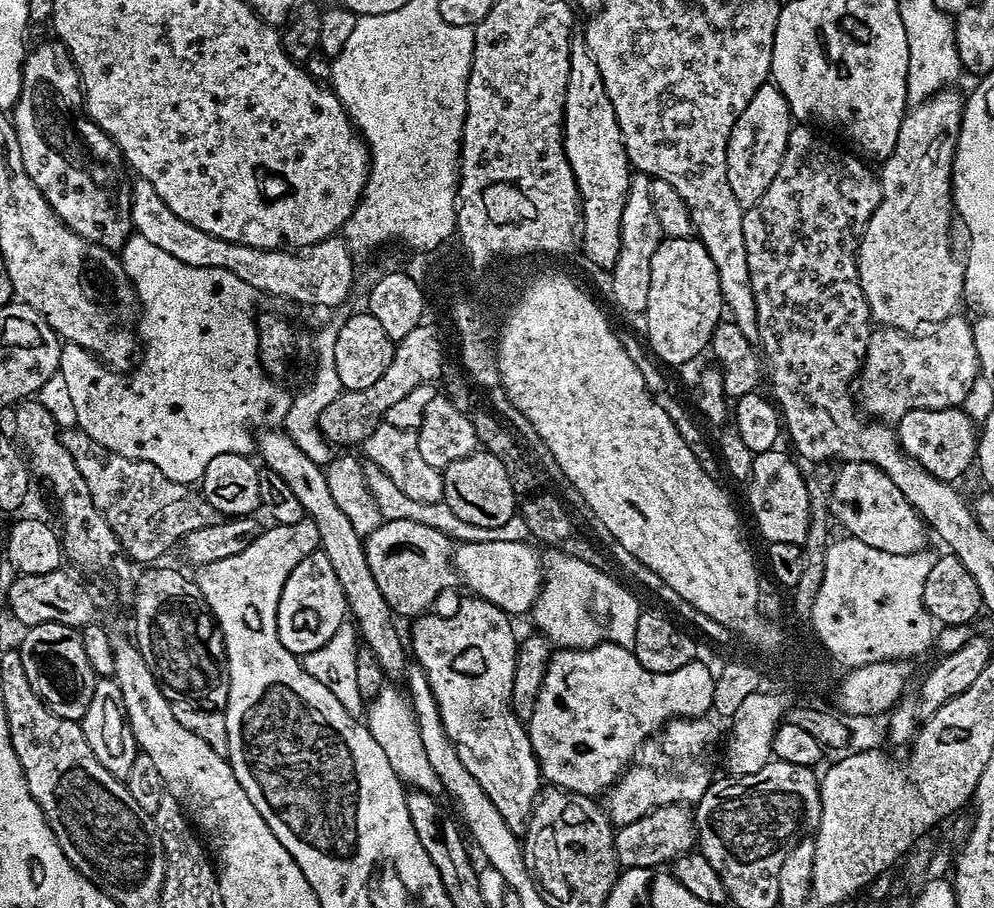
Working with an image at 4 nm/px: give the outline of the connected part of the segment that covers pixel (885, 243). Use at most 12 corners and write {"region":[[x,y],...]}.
{"region":[[965,97],[909,107],[856,265],[877,325],[957,315]]}

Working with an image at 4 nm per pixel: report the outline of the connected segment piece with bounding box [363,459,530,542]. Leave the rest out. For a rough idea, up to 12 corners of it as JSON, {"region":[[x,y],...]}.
{"region":[[363,461],[366,486],[384,520],[434,526],[453,541],[522,542],[526,521],[497,528],[462,522],[442,502],[414,502],[374,462]]}

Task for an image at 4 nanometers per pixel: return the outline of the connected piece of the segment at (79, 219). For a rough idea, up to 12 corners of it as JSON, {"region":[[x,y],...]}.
{"region":[[66,46],[25,55],[12,125],[63,224],[133,235],[116,143],[85,112]]}

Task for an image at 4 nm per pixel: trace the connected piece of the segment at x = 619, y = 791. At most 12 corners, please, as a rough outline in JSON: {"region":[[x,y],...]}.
{"region":[[708,716],[669,720],[668,772],[632,766],[608,789],[623,826],[714,782],[722,734]]}

